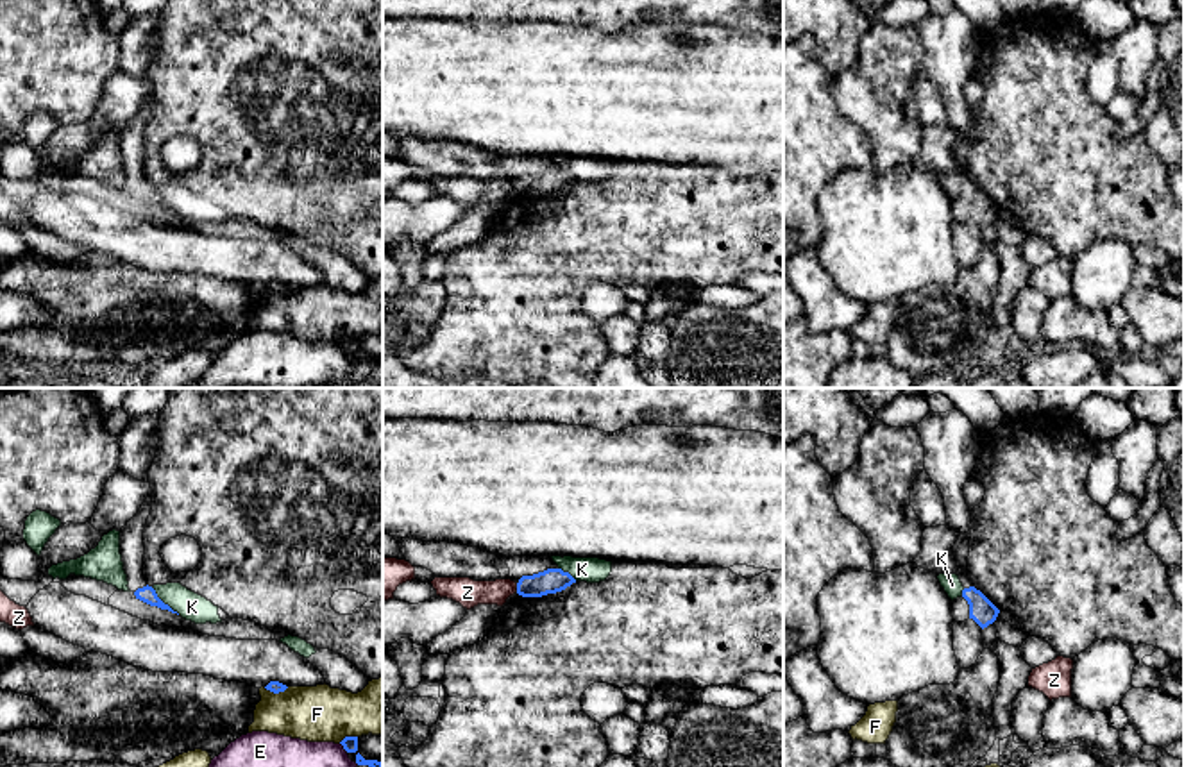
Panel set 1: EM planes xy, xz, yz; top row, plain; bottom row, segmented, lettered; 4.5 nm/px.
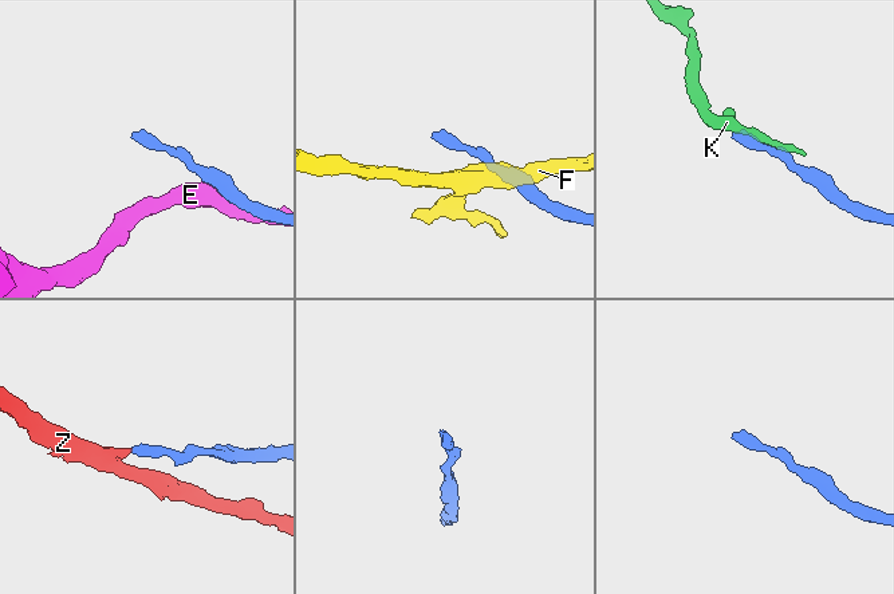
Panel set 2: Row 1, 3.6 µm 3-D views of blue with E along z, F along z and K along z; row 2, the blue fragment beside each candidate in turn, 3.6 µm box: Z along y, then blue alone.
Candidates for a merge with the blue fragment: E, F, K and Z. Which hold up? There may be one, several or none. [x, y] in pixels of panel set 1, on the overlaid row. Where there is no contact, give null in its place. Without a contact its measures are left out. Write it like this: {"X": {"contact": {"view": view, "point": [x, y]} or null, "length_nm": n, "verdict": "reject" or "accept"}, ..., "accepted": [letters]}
{"E": {"contact": {"view": "xy", "point": [344, 748]}, "length_nm": 60, "verdict": "reject"}, "F": {"contact": {"view": "xy", "point": [347, 737]}, "length_nm": 90, "verdict": "reject"}, "K": {"contact": {"view": "xy", "point": [163, 603]}, "length_nm": 180, "verdict": "reject"}, "Z": {"contact": {"view": "xz", "point": [517, 587]}, "length_nm": 40, "verdict": "reject"}, "accepted": []}

